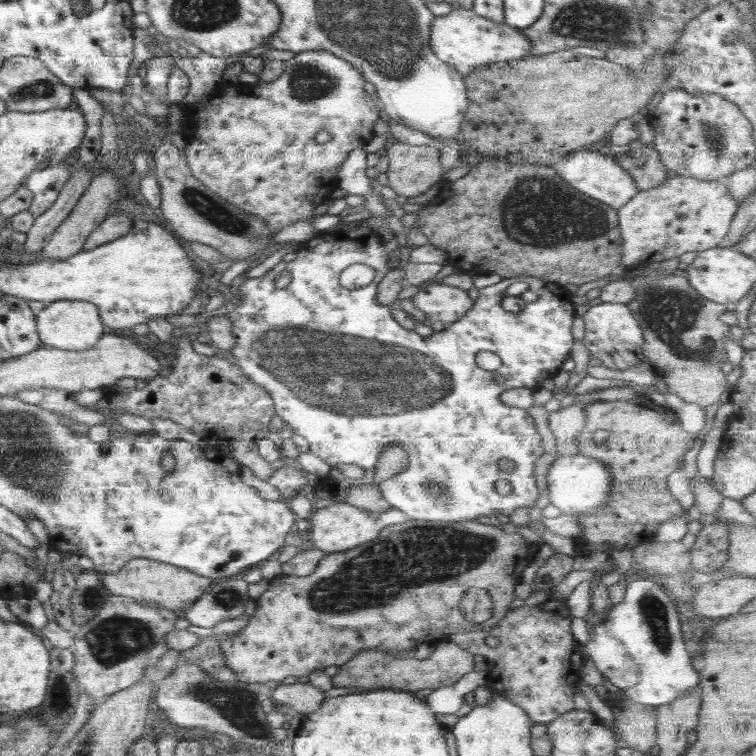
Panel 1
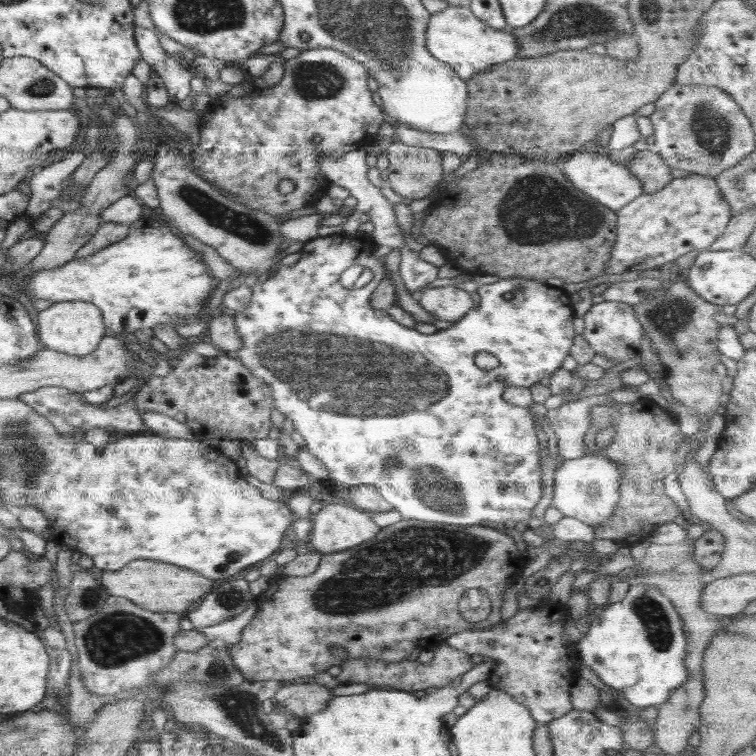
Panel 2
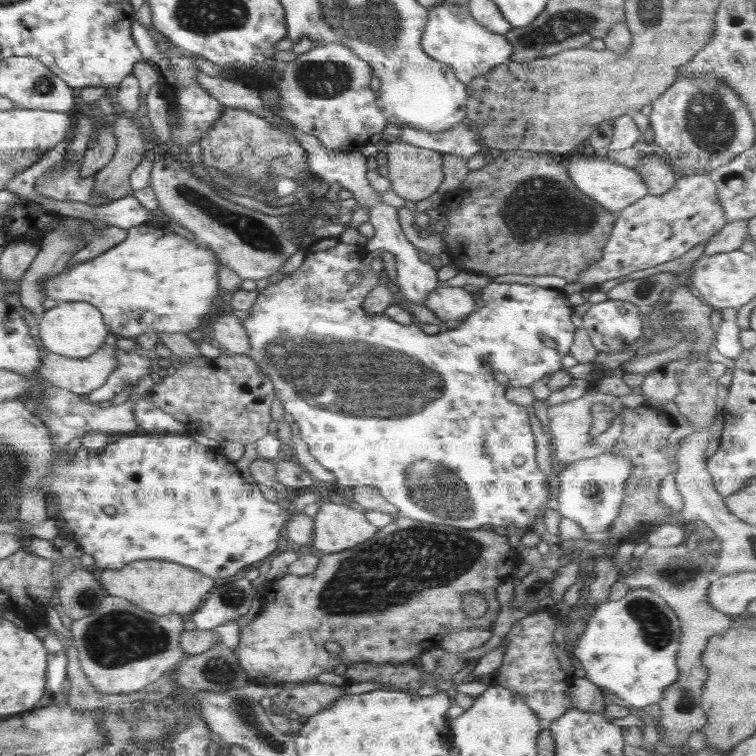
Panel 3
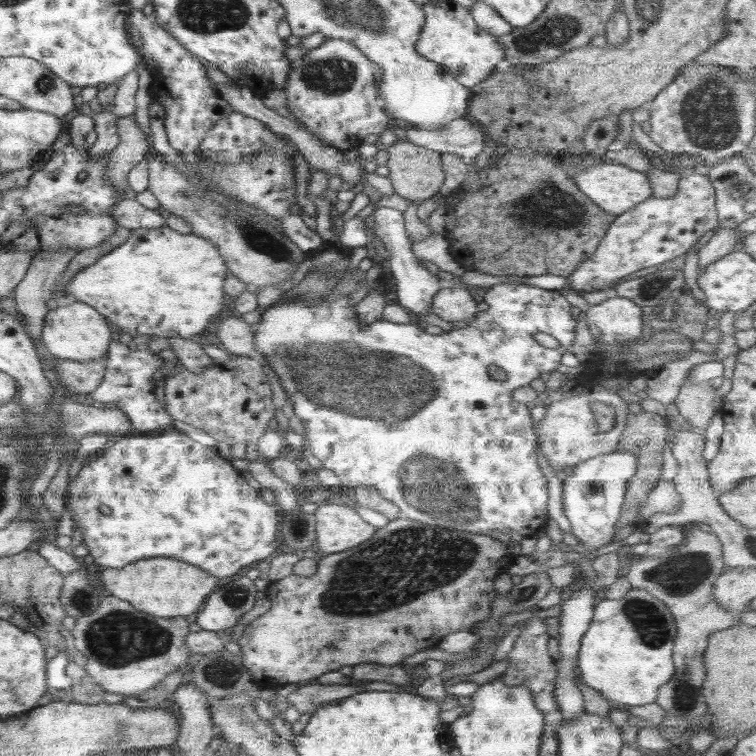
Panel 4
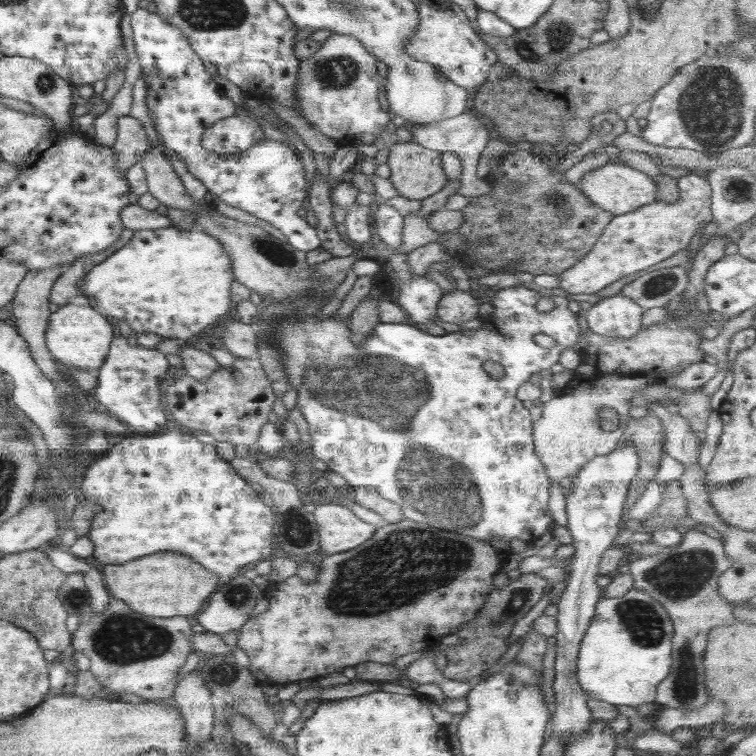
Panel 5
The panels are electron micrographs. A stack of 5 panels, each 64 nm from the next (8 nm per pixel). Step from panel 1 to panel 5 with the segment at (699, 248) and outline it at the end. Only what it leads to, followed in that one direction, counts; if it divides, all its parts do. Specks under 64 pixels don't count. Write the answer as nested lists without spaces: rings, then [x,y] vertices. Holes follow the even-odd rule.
[[[694,172],[677,178],[679,198],[676,203],[656,200],[632,212],[616,215],[606,225],[591,251],[576,265],[560,273],[560,288],[572,294],[594,294],[610,284],[674,256],[690,244],[694,235],[713,220],[712,189],[707,180]]]

